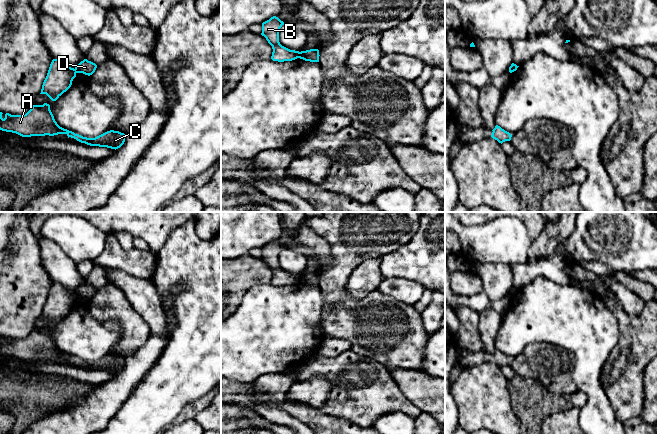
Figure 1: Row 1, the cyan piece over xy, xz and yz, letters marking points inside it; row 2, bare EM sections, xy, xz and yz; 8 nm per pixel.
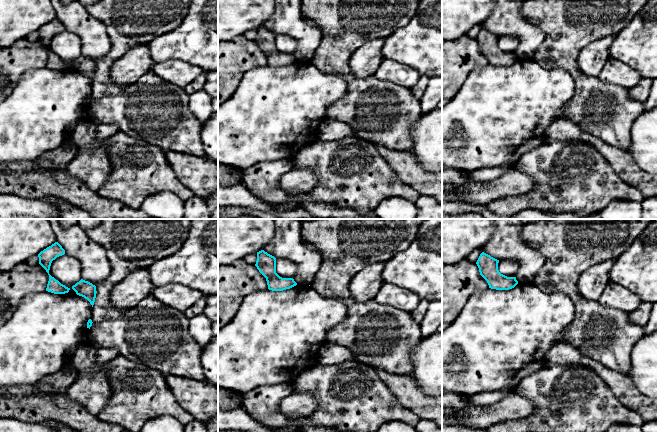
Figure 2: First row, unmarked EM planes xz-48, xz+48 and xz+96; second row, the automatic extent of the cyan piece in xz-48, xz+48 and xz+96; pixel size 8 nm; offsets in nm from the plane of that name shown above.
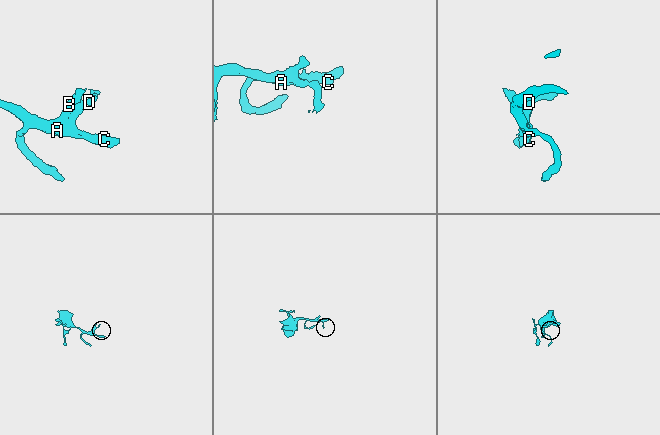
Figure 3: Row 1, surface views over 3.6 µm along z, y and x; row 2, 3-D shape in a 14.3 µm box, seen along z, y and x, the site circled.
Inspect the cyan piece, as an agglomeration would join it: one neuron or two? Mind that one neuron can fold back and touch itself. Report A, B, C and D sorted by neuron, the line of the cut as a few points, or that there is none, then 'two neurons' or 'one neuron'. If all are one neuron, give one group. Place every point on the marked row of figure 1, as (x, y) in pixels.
A B C / D | xz (300, 52), (298, 57) | two neurons

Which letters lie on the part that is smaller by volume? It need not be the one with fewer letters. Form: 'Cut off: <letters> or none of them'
Cut off: D

